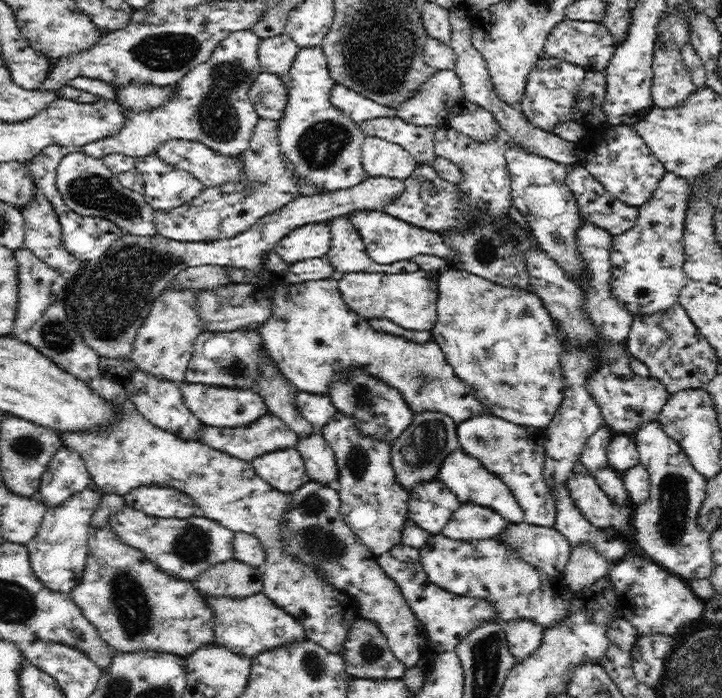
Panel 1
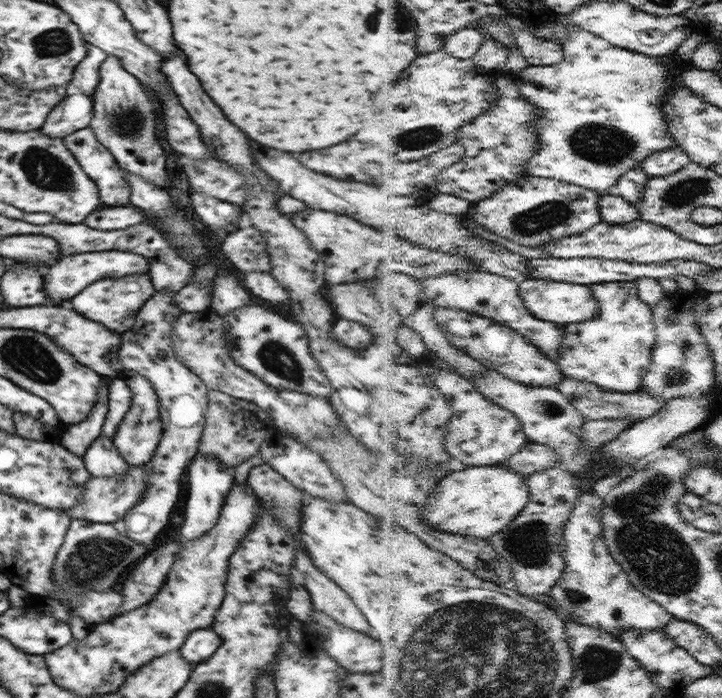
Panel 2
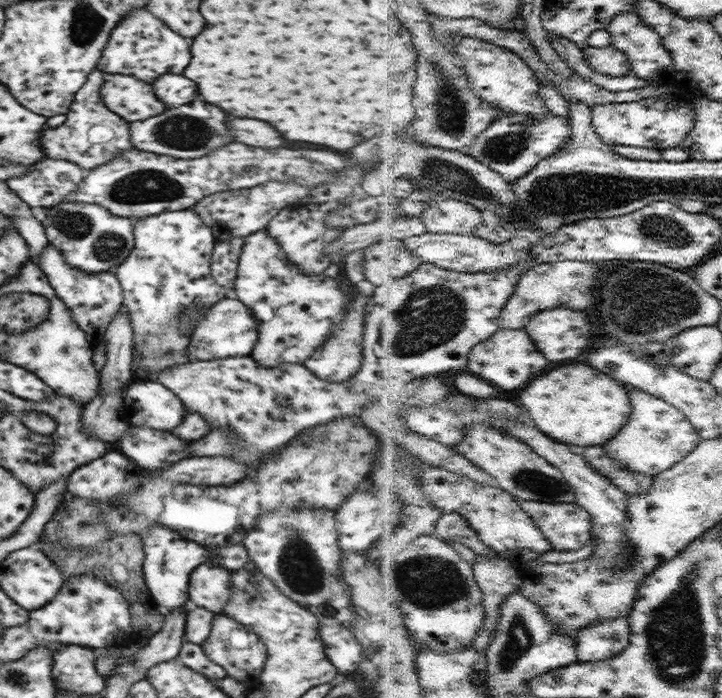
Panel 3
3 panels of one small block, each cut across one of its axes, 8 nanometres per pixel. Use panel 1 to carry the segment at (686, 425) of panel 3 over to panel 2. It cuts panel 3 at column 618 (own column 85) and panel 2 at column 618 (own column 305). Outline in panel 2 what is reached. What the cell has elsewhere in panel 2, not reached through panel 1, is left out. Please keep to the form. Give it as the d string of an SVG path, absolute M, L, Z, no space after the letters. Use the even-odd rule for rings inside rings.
M596 490L583 491L565 530L567 570L550 594L555 608L562 618L572 616L578 622L602 627L616 636L626 629L666 629L675 616L649 594L641 592L614 557L605 536L605 508L606 501Z

